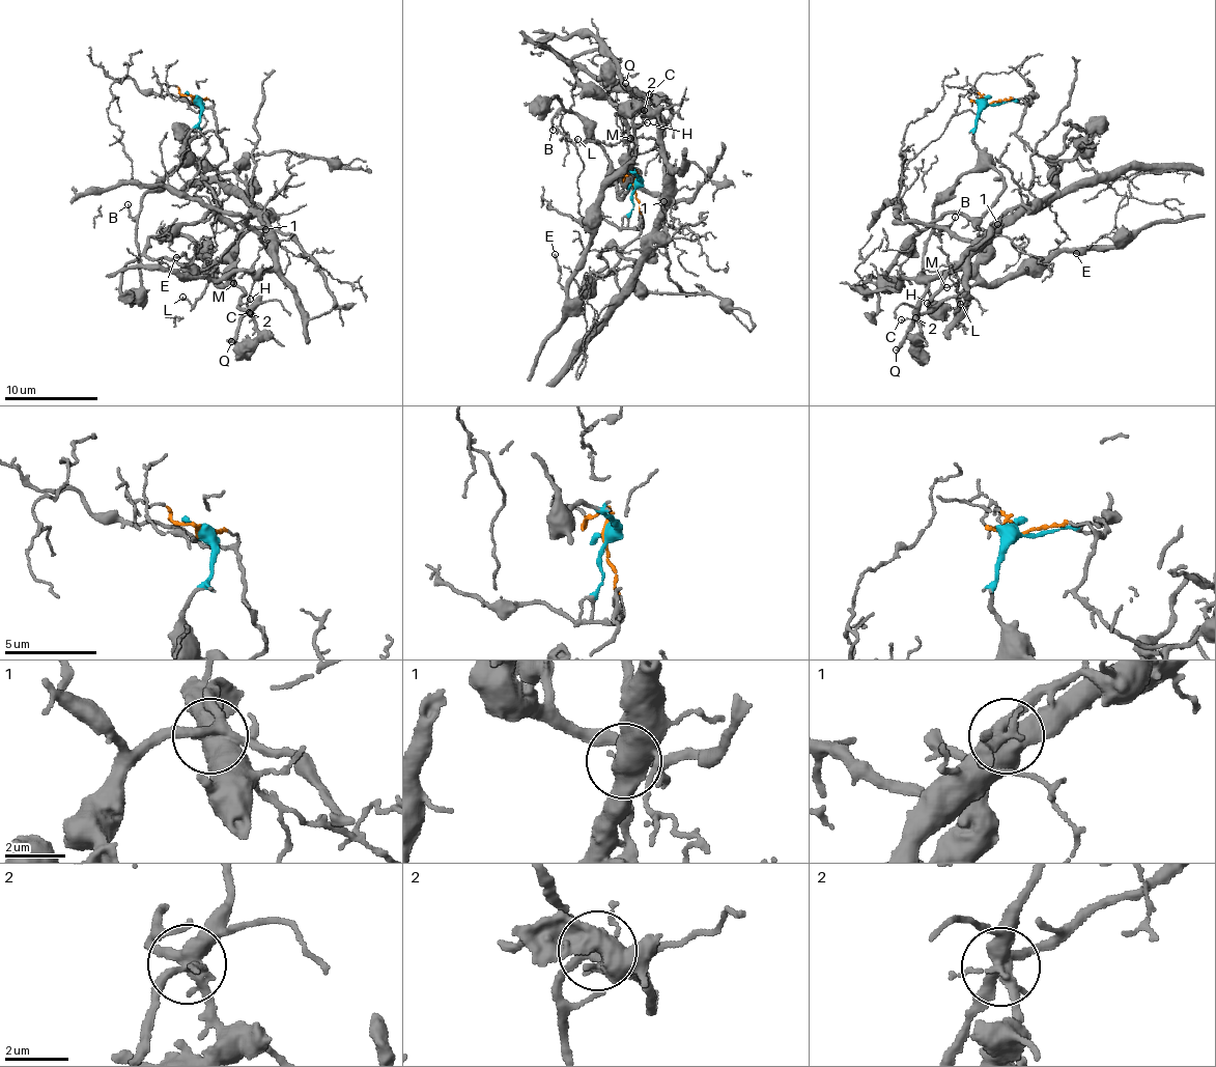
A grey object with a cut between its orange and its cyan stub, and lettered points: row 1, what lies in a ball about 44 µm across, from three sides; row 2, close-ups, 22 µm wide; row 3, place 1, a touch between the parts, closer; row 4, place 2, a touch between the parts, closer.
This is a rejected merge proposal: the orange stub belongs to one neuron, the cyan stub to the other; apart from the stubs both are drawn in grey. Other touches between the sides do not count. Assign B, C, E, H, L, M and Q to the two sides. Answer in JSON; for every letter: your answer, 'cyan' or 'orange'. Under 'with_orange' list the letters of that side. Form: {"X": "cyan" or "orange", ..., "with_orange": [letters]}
{"B": "cyan", "C": "orange", "E": "cyan", "H": "cyan", "L": "orange", "M": "cyan", "Q": "orange", "with_orange": ["C", "L", "Q"]}

